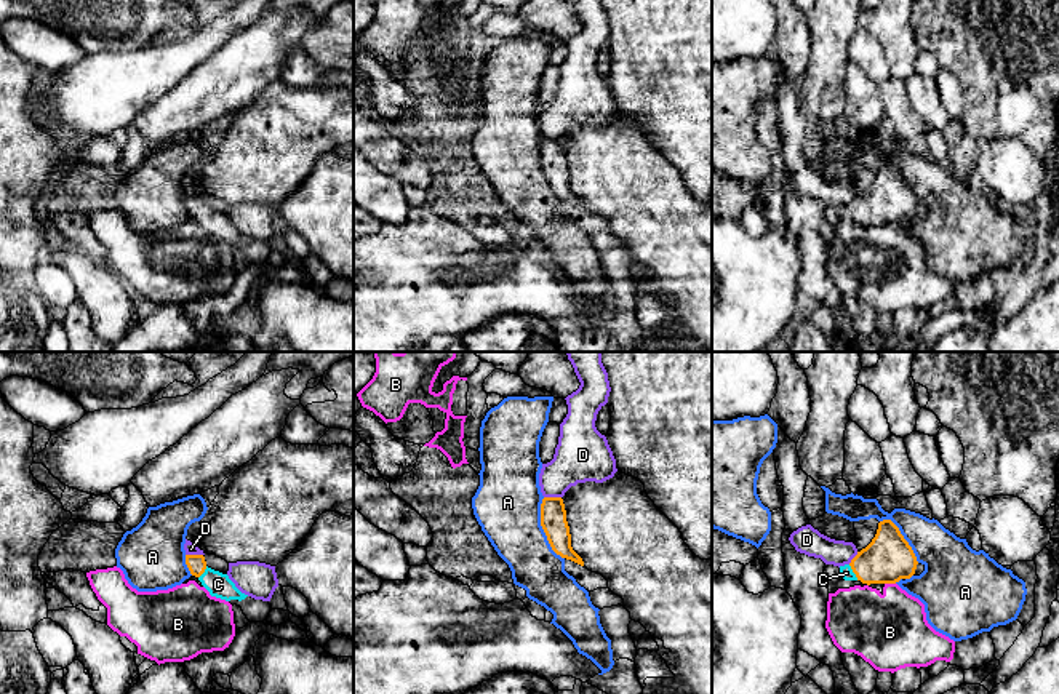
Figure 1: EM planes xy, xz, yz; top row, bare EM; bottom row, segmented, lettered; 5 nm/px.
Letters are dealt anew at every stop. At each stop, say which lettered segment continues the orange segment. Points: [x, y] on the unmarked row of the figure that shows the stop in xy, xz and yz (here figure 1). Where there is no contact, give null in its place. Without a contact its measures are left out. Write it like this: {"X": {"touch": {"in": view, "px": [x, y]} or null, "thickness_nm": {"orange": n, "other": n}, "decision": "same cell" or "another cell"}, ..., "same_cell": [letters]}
{"A": {"touch": {"in": "xz", "px": [543, 170]}, "thickness_nm": {"orange": 130, "other": 340}, "decision": "another cell"}, "B": {"touch": {"in": "yz", "px": [890, 224]}, "thickness_nm": {"orange": 240, "other": 380}, "decision": "another cell"}, "C": {"touch": {"in": "yz", "px": [853, 213]}, "thickness_nm": {"orange": 240, "other": 70}, "decision": "same cell"}, "D": {"touch": {"in": "xy", "px": [194, 197]}, "thickness_nm": {"orange": 90, "other": 60}, "decision": "another cell"}, "same_cell": ["C"]}

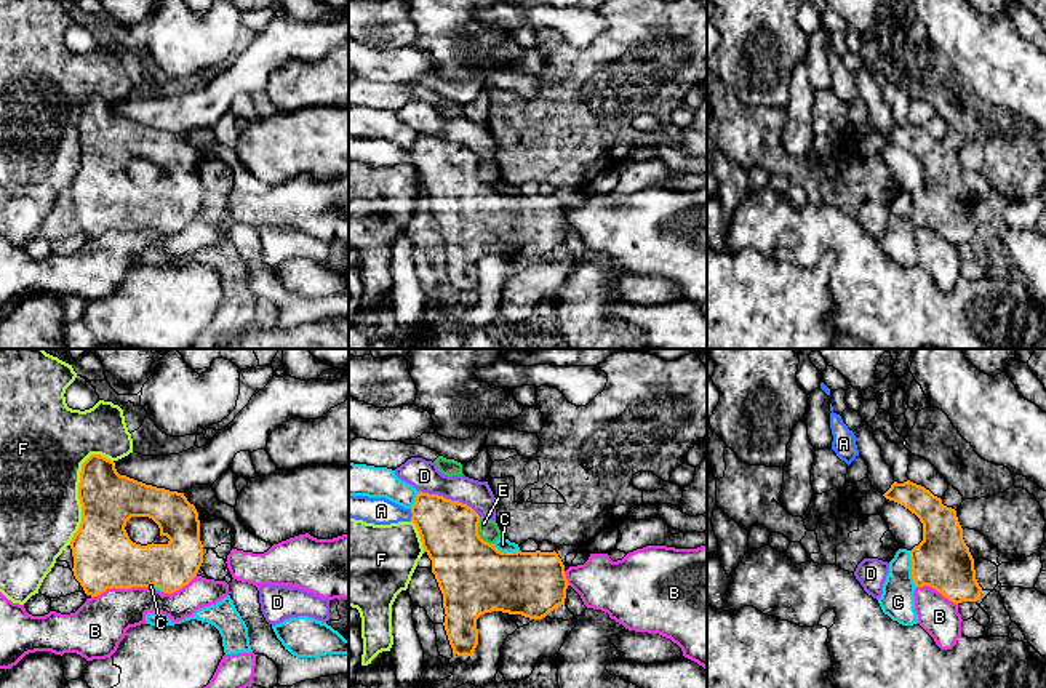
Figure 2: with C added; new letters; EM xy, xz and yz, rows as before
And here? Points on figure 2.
{"A": {"touch": {"in": "xz", "px": [413, 157]}, "thickness_nm": {"orange": 300, "other": 140}, "decision": "another cell"}, "B": {"touch": {"in": "xy", "px": [120, 229]}, "thickness_nm": {"orange": 320, "other": 280}, "decision": "another cell"}, "C": {"touch": {"in": "yz", "px": [912, 210]}, "thickness_nm": {"orange": 280, "other": 170}, "decision": "another cell"}, "D": {"touch": {"in": "xz", "px": [450, 141]}, "thickness_nm": {"orange": 300, "other": 160}, "decision": "another cell"}, "E": {"touch": {"in": "xz", "px": [477, 175]}, "thickness_nm": {"orange": 360, "other": 110}, "decision": "another cell"}, "F": {"touch": {"in": "xy", "px": [79, 138]}, "thickness_nm": {"orange": 280, "other": 400}, "decision": "another cell"}, "same_cell": []}

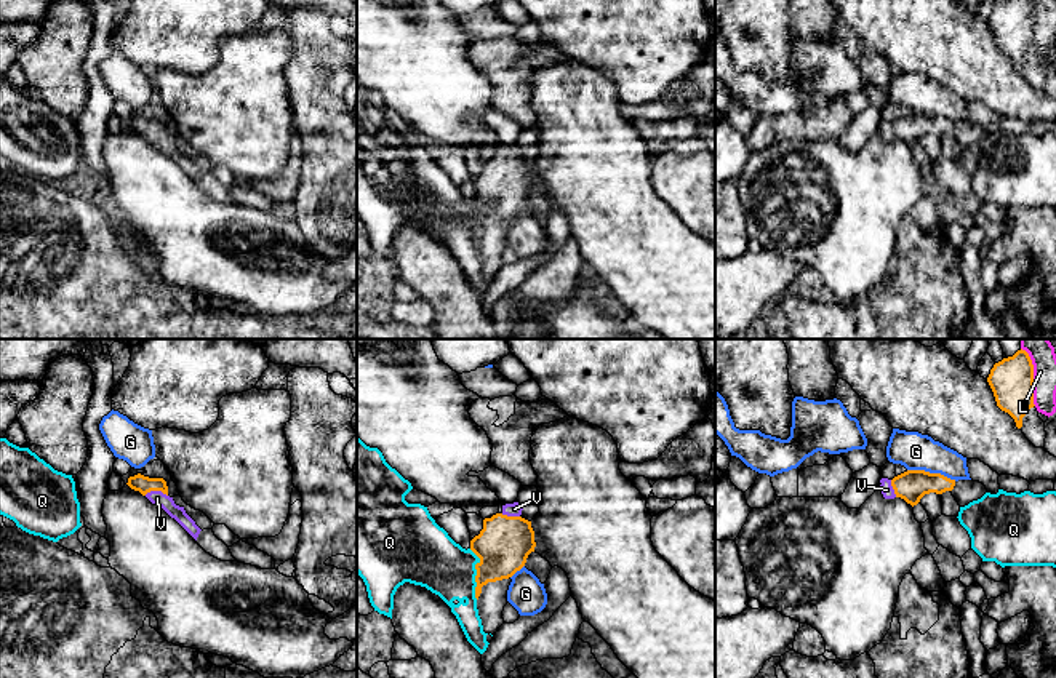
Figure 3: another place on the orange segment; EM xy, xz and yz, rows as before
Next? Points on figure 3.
{"G": {"touch": {"in": "yz", "px": [932, 115]}, "thickness_nm": {"orange": 160, "other": 190}, "decision": "another cell"}, "L": {"touch": {"in": "yz", "px": [1032, 24]}, "thickness_nm": {"orange": 220, "other": 110}, "decision": "another cell"}, "Q": {"touch": {"in": "xz", "px": [477, 216]}, "thickness_nm": {"orange": 280, "other": 300}, "decision": "another cell"}, "V": {"touch": {"in": "xy", "px": [156, 131]}, "thickness_nm": {"orange": 90, "other": 70}, "decision": "same cell"}, "same_cell": ["V"]}

